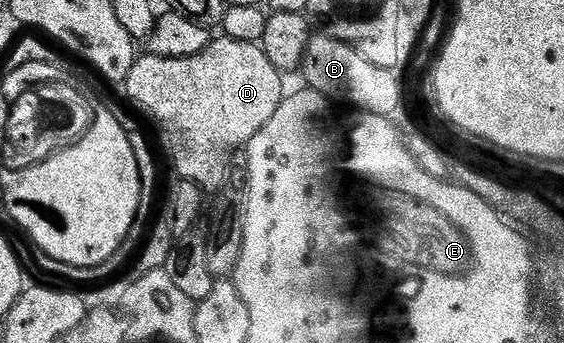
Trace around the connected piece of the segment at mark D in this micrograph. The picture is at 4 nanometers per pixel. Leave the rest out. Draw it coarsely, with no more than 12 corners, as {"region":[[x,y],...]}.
{"region":[[259,43],[147,53],[122,84],[179,178],[224,190],[286,98]]}

